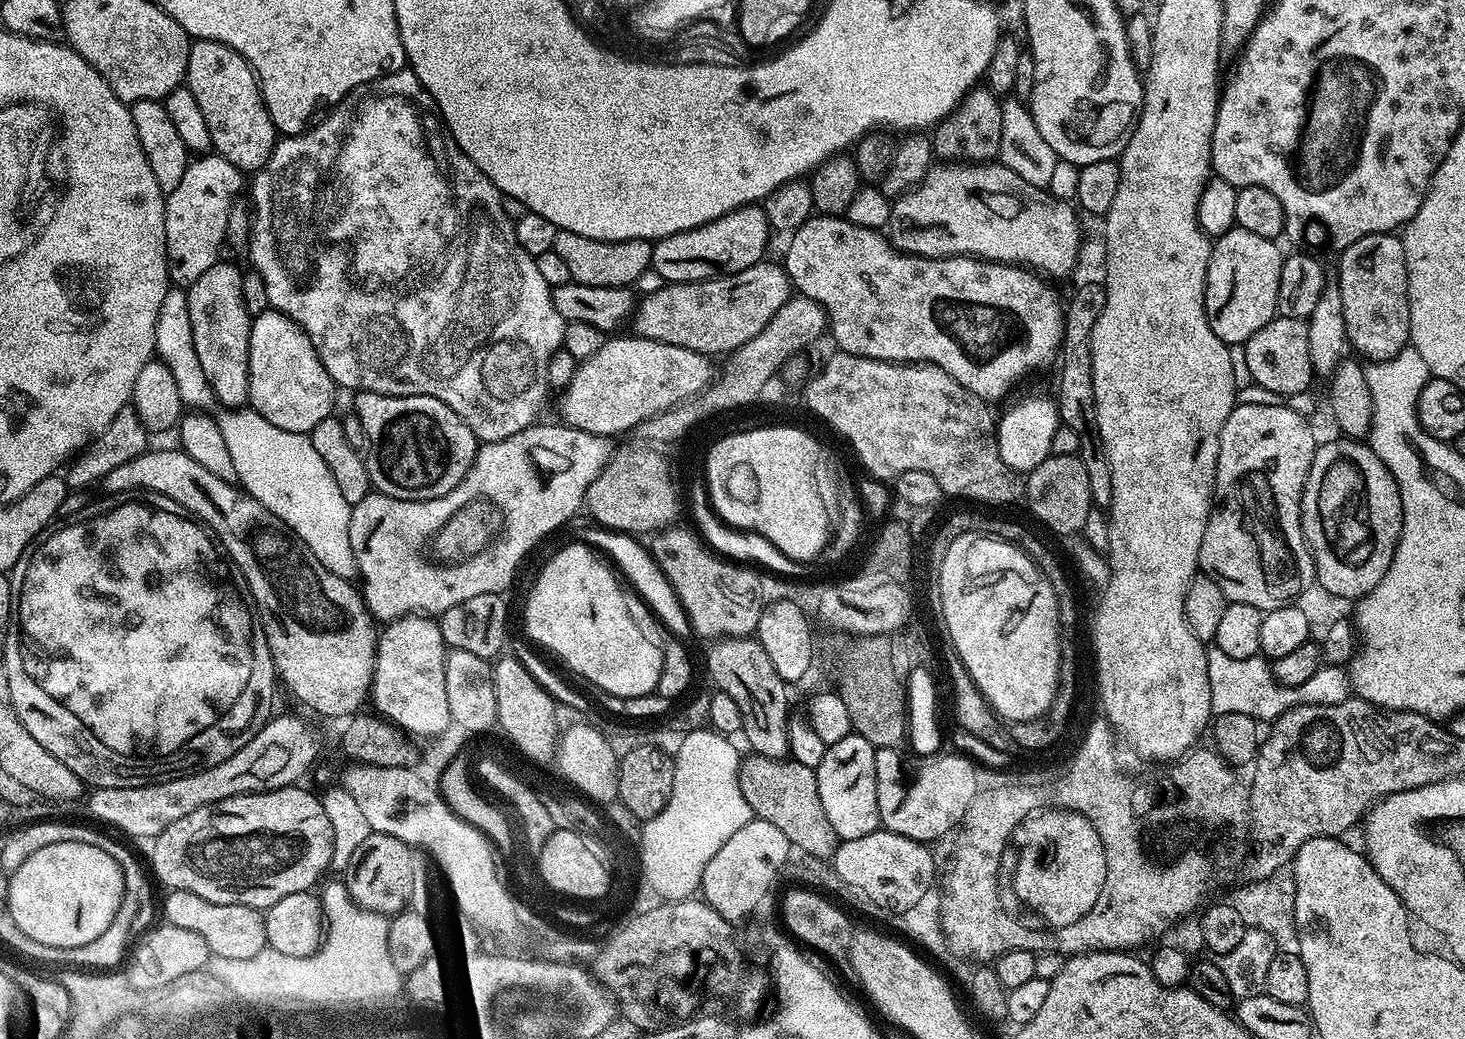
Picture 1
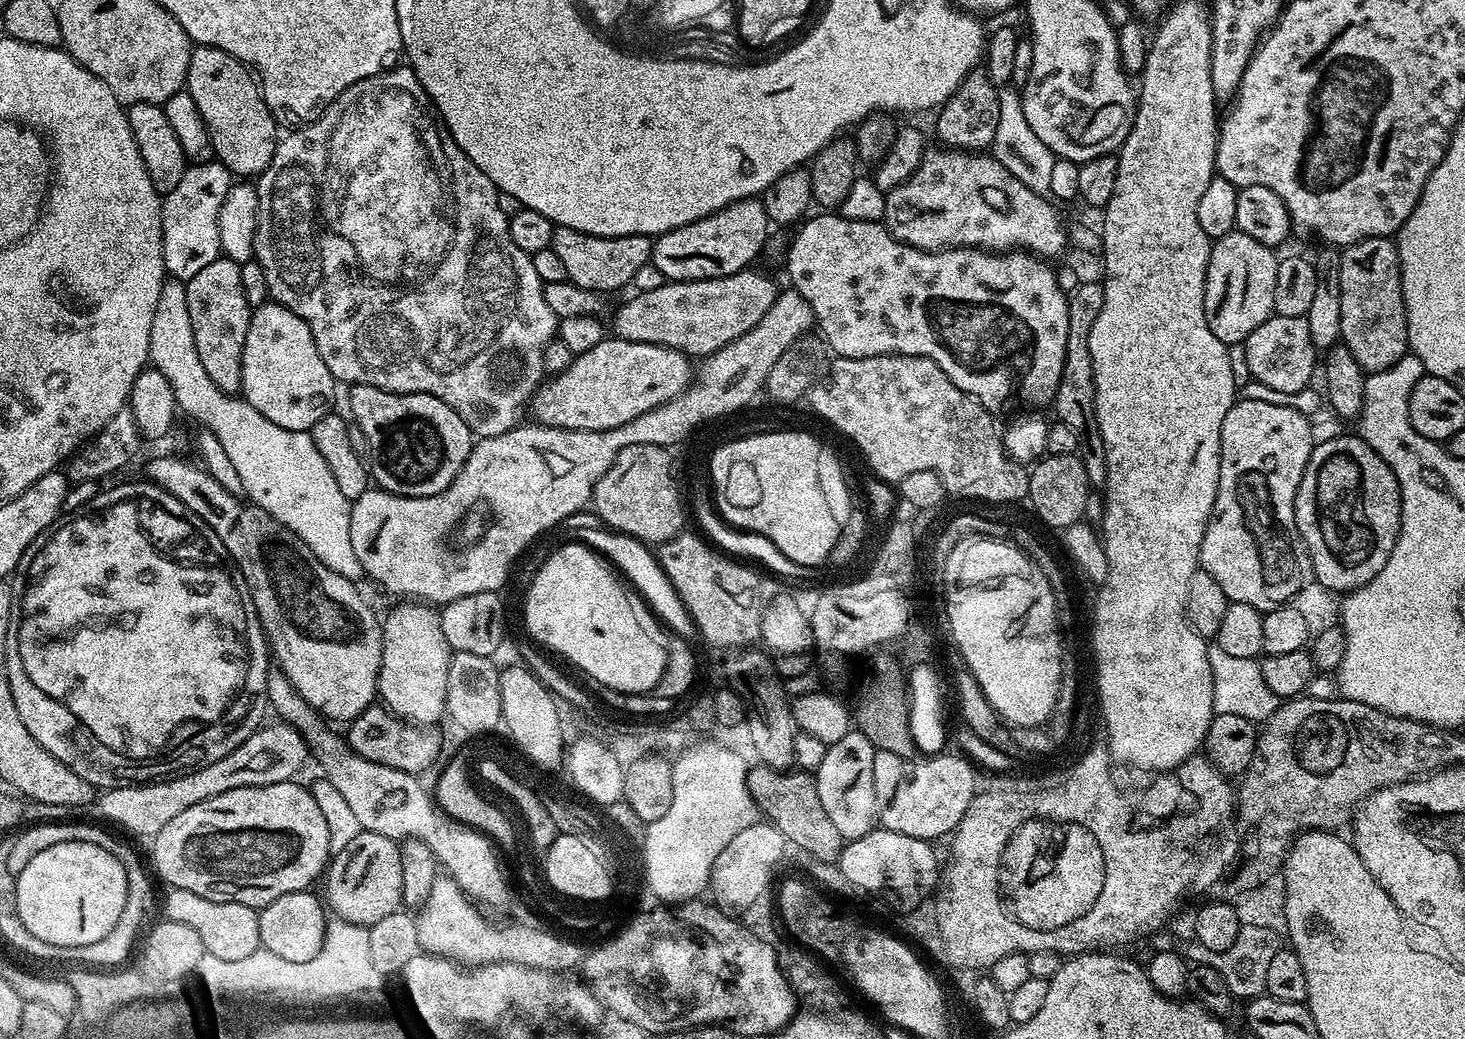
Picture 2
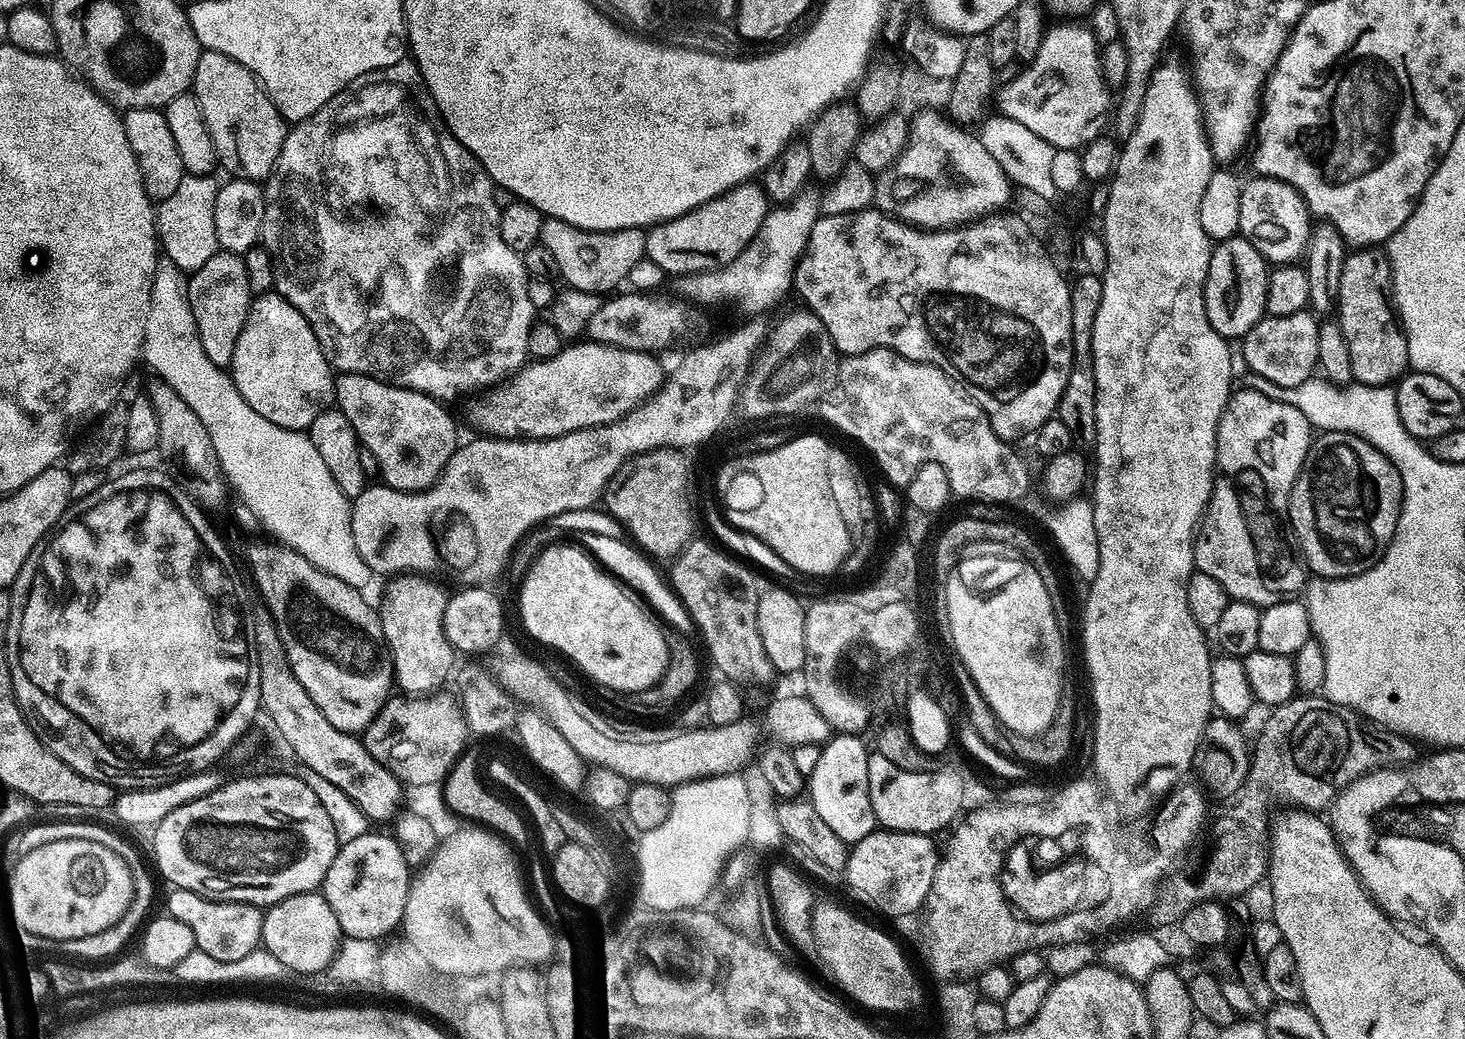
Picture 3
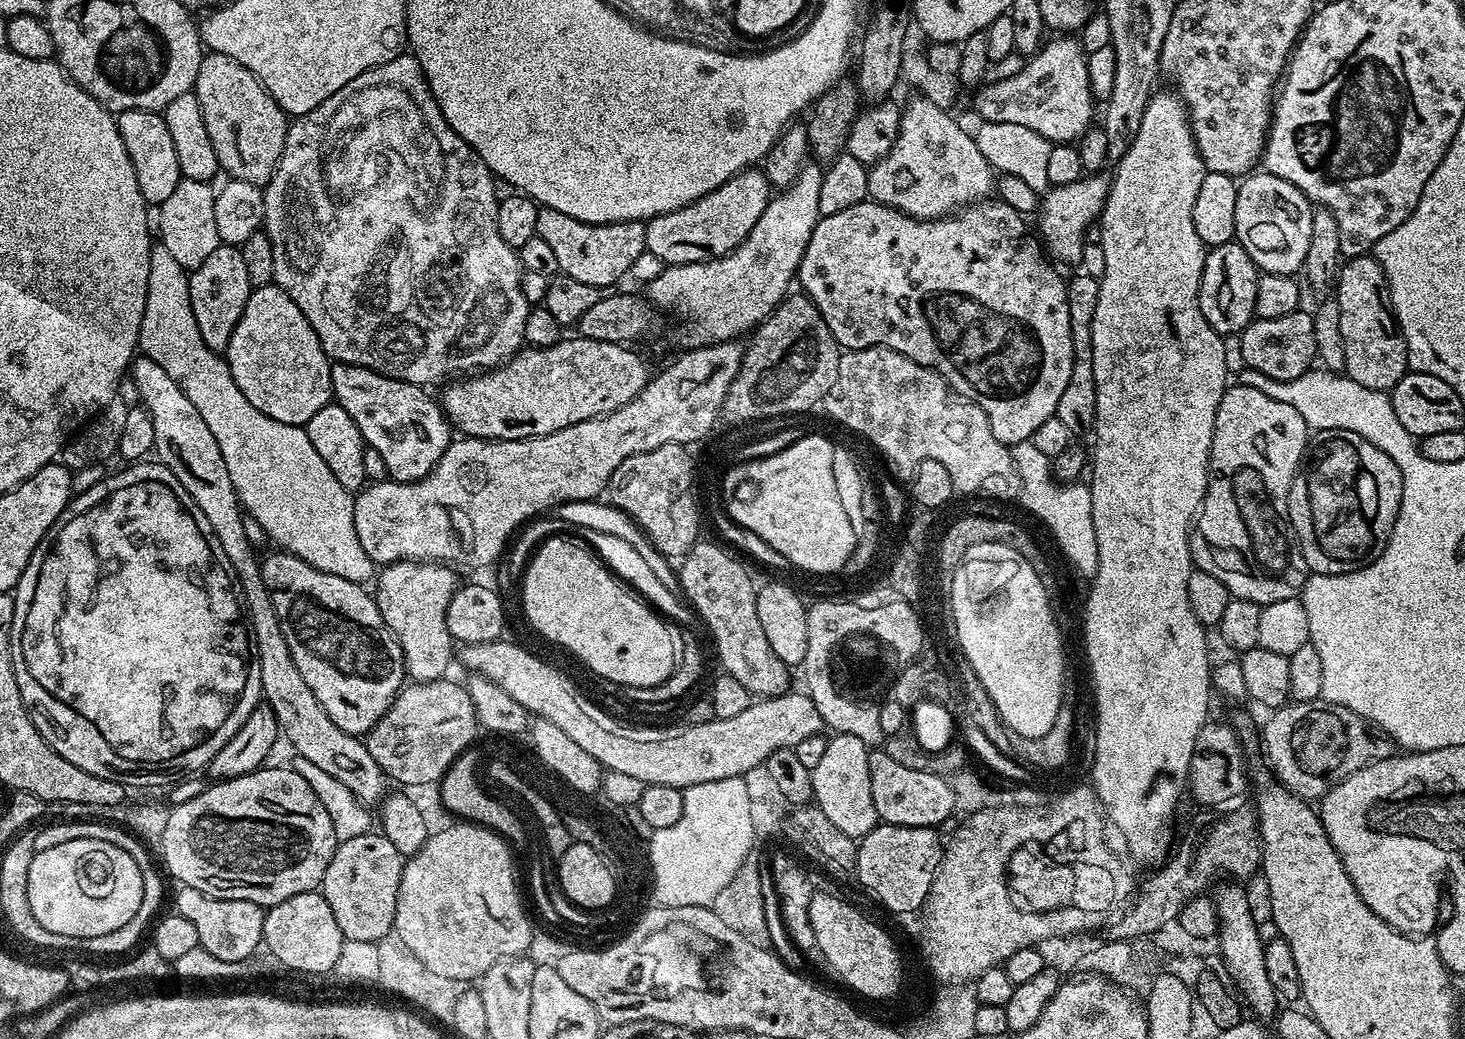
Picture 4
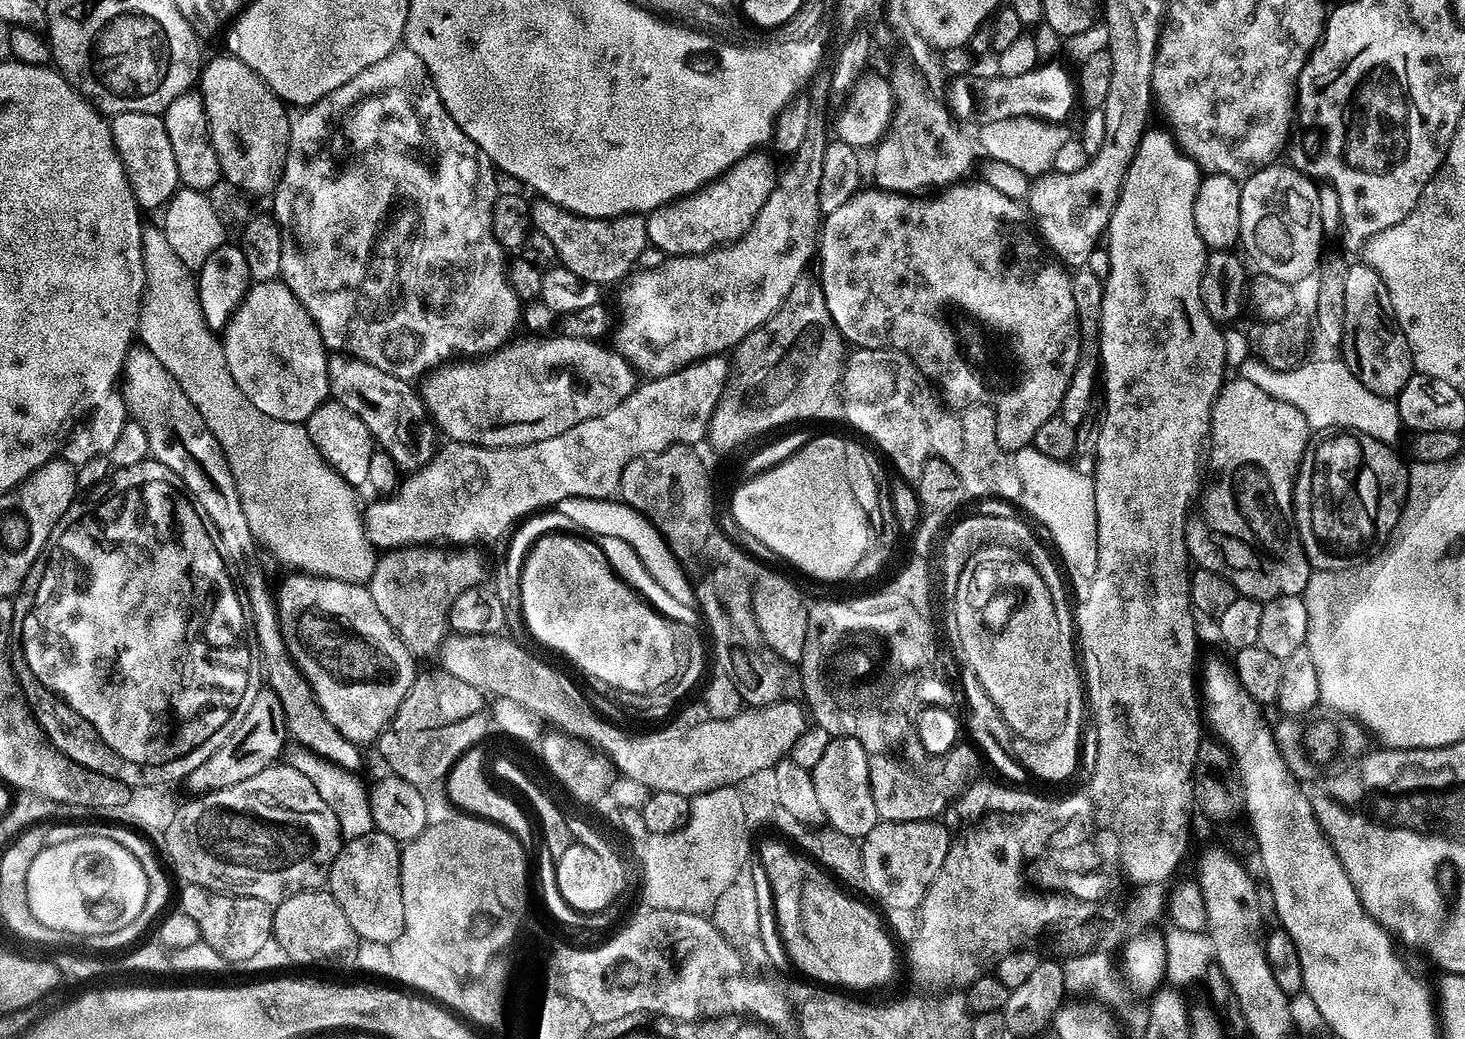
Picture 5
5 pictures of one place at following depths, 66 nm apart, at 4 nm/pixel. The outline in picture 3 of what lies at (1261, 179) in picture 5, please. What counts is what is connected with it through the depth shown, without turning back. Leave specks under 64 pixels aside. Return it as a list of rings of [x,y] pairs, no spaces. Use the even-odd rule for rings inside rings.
[[[1252,178],[1242,187],[1242,218],[1239,235],[1264,255],[1269,265],[1299,261],[1305,255],[1310,235],[1308,205],[1291,186],[1281,180]],[[1300,256],[1300,257],[1299,257]]]

